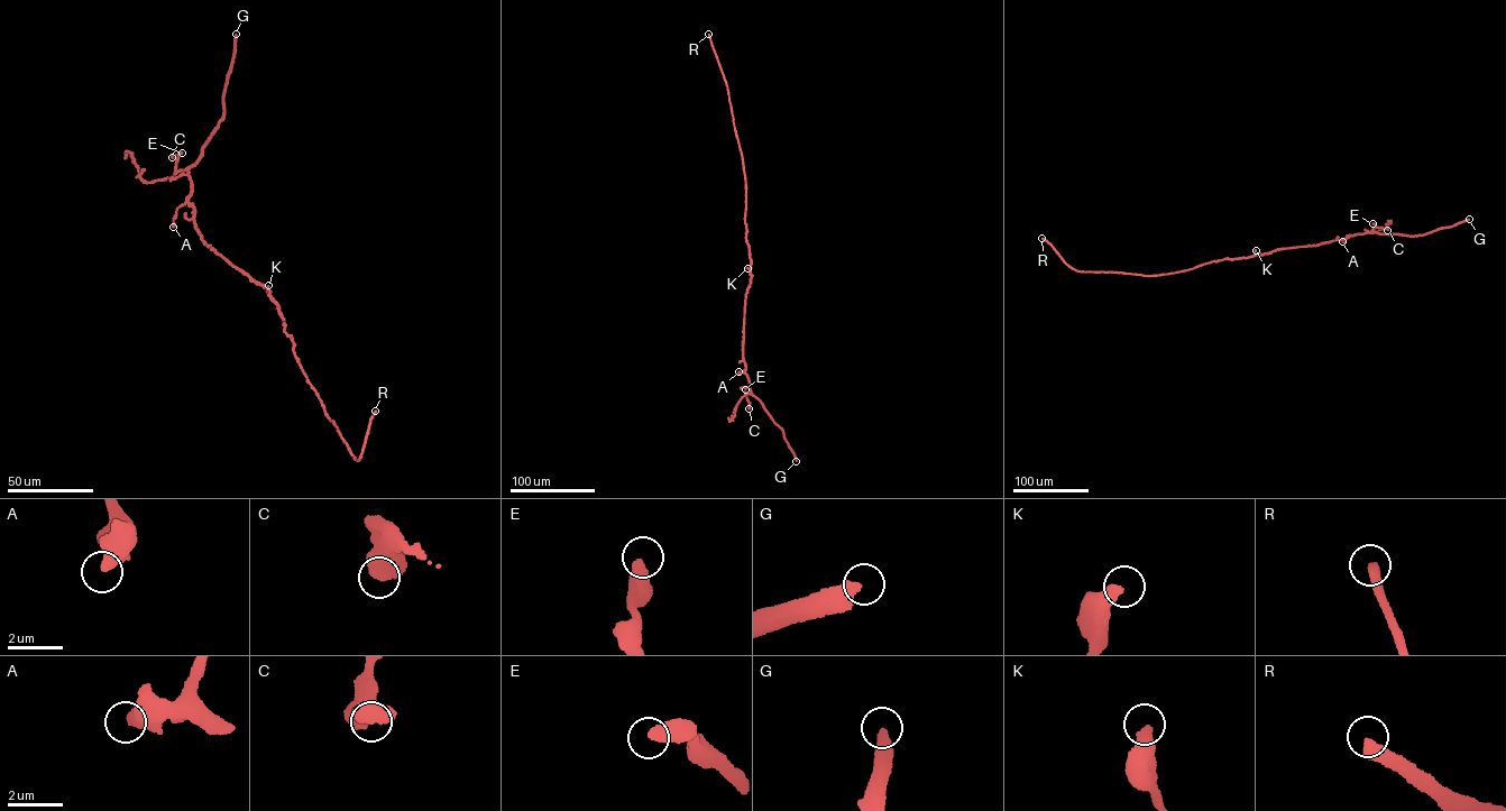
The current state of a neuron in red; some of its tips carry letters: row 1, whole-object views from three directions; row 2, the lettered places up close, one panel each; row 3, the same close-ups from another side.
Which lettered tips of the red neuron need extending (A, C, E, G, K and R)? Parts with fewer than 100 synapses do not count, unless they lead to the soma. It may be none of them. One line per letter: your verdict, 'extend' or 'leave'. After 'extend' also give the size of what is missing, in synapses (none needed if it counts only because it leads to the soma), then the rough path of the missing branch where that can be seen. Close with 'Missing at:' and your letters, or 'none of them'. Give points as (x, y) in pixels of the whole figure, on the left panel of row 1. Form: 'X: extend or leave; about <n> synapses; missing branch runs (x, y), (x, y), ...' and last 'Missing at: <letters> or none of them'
A: leave
C: leave
E: leave
G: leave
K: leave
R: extend; about 250 synapses; missing branch runs (375, 411), (385, 398), (397, 398), (400, 374), (401, 380), (412, 366), (438, 365), (465, 340), (464, 330)
Missing at: R

